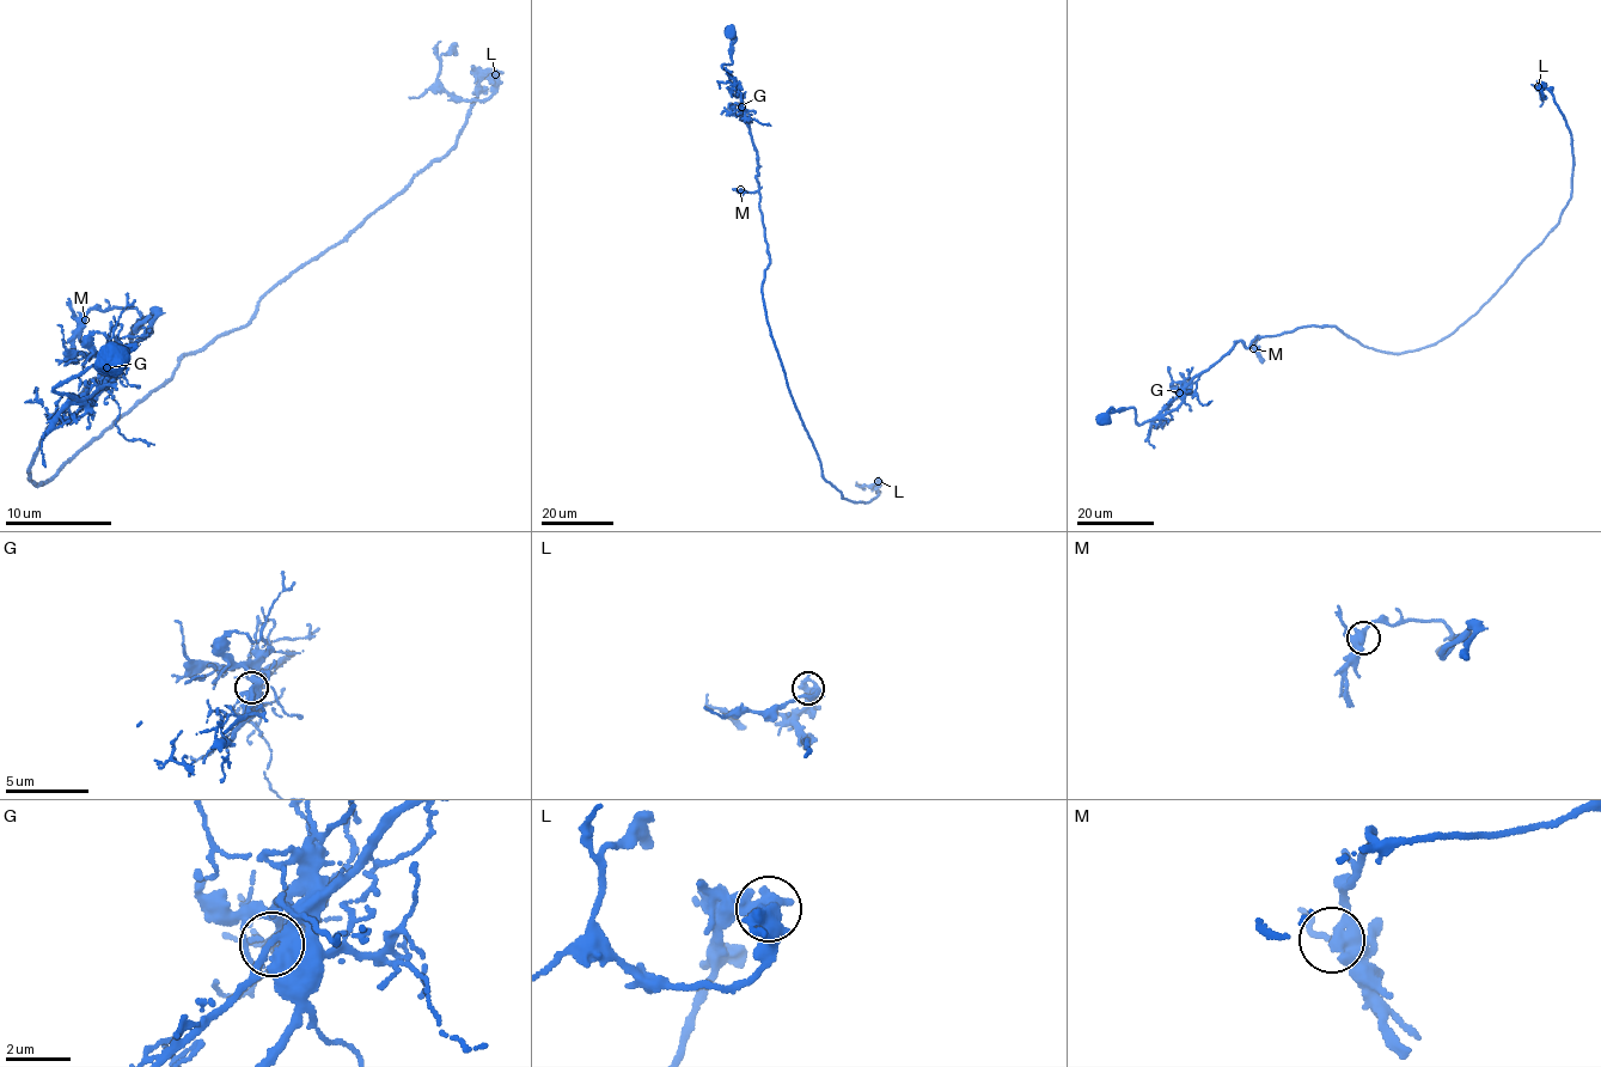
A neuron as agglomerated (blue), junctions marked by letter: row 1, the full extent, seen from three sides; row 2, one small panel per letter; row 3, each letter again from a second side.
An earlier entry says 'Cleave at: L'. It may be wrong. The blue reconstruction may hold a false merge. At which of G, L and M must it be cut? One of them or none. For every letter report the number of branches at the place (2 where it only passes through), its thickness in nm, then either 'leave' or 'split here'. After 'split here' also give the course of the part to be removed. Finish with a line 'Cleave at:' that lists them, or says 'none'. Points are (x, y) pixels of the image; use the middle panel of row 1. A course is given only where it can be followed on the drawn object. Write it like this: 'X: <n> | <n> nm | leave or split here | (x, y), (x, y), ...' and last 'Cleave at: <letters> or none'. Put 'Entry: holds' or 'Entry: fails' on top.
Entry: fails
G: 3 | 380 nm | leave
L: 3 | 360 nm | leave
M: 3 | 400 nm | leave
Cleave at: none

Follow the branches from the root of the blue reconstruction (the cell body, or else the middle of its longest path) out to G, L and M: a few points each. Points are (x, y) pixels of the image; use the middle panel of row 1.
G: (729, 34), (732, 63), (722, 67), (735, 81), (741, 107)
L: (729, 34), (722, 67), (757, 156), (770, 336), (824, 479), (865, 502), (878, 481)
M: (729, 34), (732, 63), (722, 67), (738, 86), (758, 164), (758, 189), (753, 193), (740, 189)

